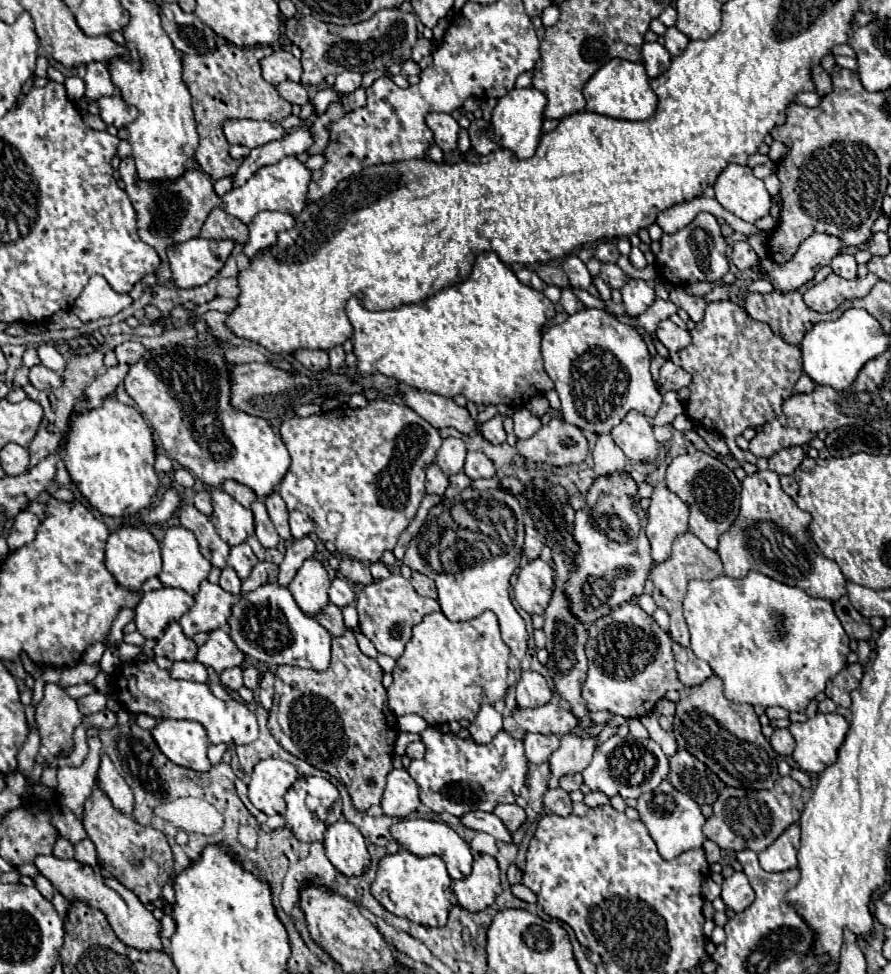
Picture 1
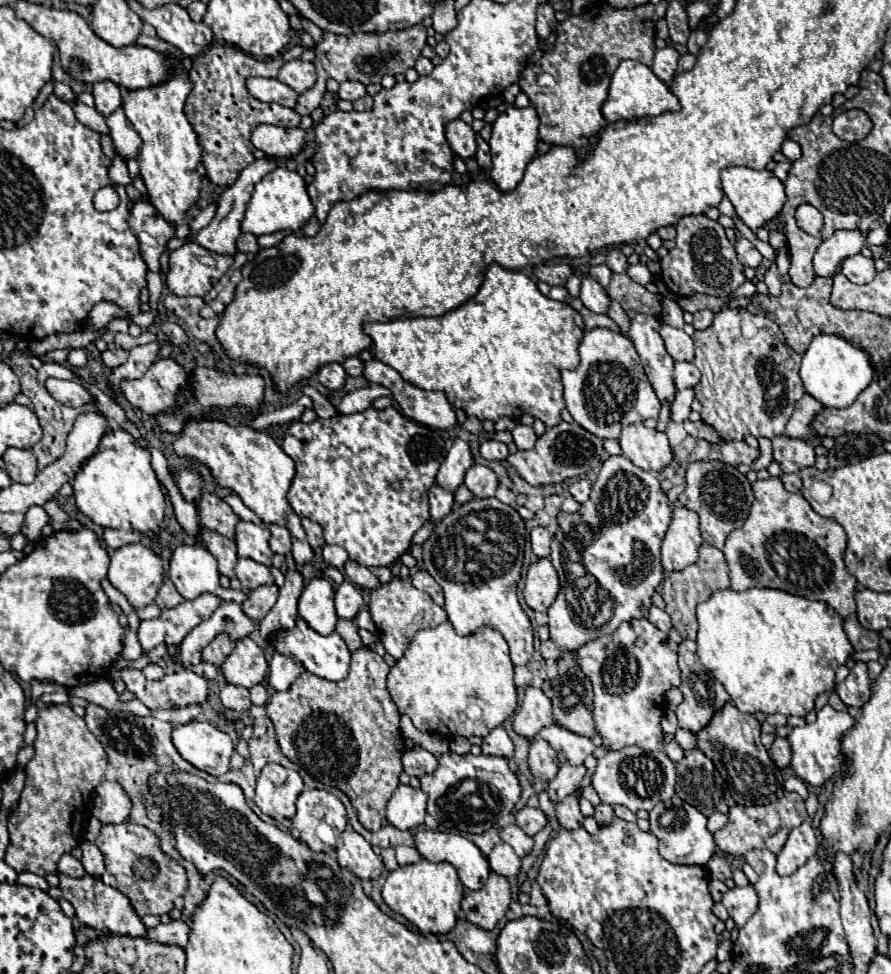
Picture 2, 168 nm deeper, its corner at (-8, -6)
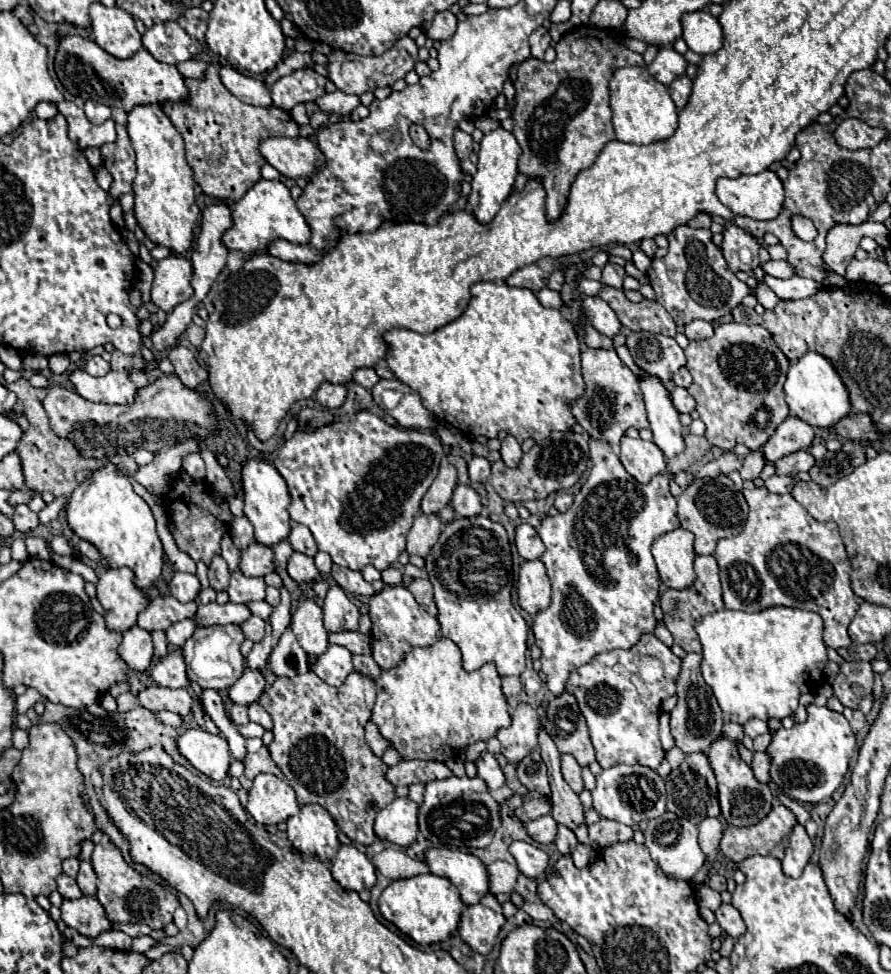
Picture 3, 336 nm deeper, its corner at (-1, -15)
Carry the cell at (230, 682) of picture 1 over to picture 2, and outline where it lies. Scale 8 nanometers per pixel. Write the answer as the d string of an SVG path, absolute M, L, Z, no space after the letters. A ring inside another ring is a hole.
M224 685L224 689L220 691L220 701L226 709L234 709L234 711L244 711L250 709L252 701L250 701L250 691L246 687L240 685Z

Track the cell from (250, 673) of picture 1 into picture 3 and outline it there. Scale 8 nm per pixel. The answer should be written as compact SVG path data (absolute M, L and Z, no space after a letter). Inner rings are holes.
M255 702L255 704L249 706L249 718L251 718L251 722L261 724L265 730L271 730L271 728L273 728L271 716L265 712L265 708L263 708L259 702Z

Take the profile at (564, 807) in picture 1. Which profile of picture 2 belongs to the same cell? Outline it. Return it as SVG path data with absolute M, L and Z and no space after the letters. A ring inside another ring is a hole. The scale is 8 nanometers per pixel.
M568 795L562 801L558 801L556 803L556 817L558 817L558 823L564 829L580 827L584 817L582 817L582 813L578 809L578 797L576 795Z

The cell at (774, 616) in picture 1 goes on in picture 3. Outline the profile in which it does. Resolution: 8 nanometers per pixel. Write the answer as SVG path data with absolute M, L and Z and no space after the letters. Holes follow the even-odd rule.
M773 606L773 608L767 608L767 610L761 610L761 612L741 612L741 610L721 610L721 612L715 612L715 614L709 614L705 616L701 622L697 622L695 626L699 638L701 638L701 644L703 644L703 662L701 662L701 674L705 678L705 682L711 686L721 710L723 710L723 718L729 720L729 722L737 722L737 724L745 724L745 720L749 718L759 718L759 720L769 720L769 718L785 718L789 714L793 714L797 710L797 702L799 702L799 686L801 684L807 684L809 680L809 674L815 672L815 670L821 670L819 674L823 674L823 668L827 664L827 648L823 644L823 620L821 616L817 616L815 612L807 612L807 610L799 610L799 608L785 608L785 606Z

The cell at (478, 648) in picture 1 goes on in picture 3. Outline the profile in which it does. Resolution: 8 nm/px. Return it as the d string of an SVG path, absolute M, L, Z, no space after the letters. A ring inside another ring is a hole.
M439 638L427 648L413 648L401 666L381 672L377 684L377 700L371 712L371 720L377 724L381 736L391 742L391 748L399 752L403 760L435 760L447 762L457 756L465 746L477 740L489 740L497 730L511 724L507 700L501 692L501 676L493 664L485 664L475 672L465 672L461 666L461 650L449 638Z

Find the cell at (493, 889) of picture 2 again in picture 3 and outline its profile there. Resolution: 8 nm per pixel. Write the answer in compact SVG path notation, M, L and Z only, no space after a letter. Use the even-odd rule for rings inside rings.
M487 894L477 904L463 910L459 936L471 950L487 956L493 950L503 924L505 918L501 914L501 904L493 894Z

